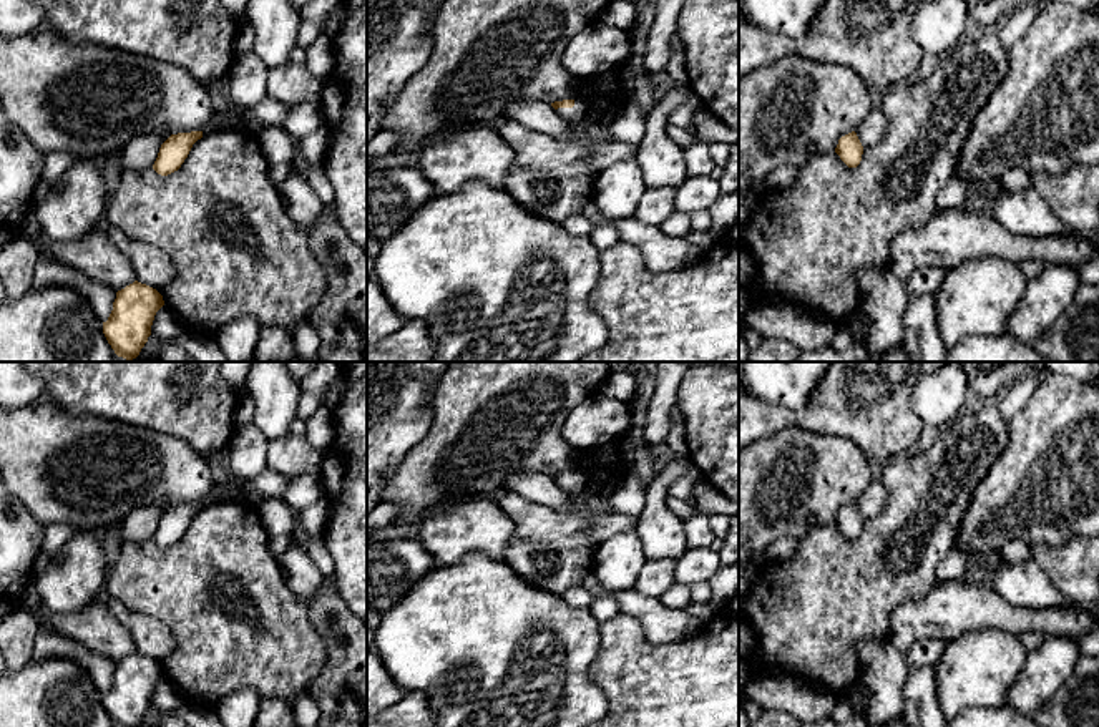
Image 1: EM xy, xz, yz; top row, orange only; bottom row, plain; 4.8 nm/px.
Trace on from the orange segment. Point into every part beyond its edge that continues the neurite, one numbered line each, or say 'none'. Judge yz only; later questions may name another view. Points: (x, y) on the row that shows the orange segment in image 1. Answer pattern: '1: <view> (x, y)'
none

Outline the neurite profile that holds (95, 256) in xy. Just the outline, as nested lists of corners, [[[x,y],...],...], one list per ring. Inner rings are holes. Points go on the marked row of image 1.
[[[95,229],[68,242],[53,241],[40,231],[35,246],[38,252],[53,256],[116,292],[136,281],[129,257],[103,231]]]

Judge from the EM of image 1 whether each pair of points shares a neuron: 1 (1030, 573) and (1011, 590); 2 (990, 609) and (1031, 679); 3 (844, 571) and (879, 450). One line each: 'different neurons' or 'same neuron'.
1: same neuron
2: different neurons
3: different neurons

